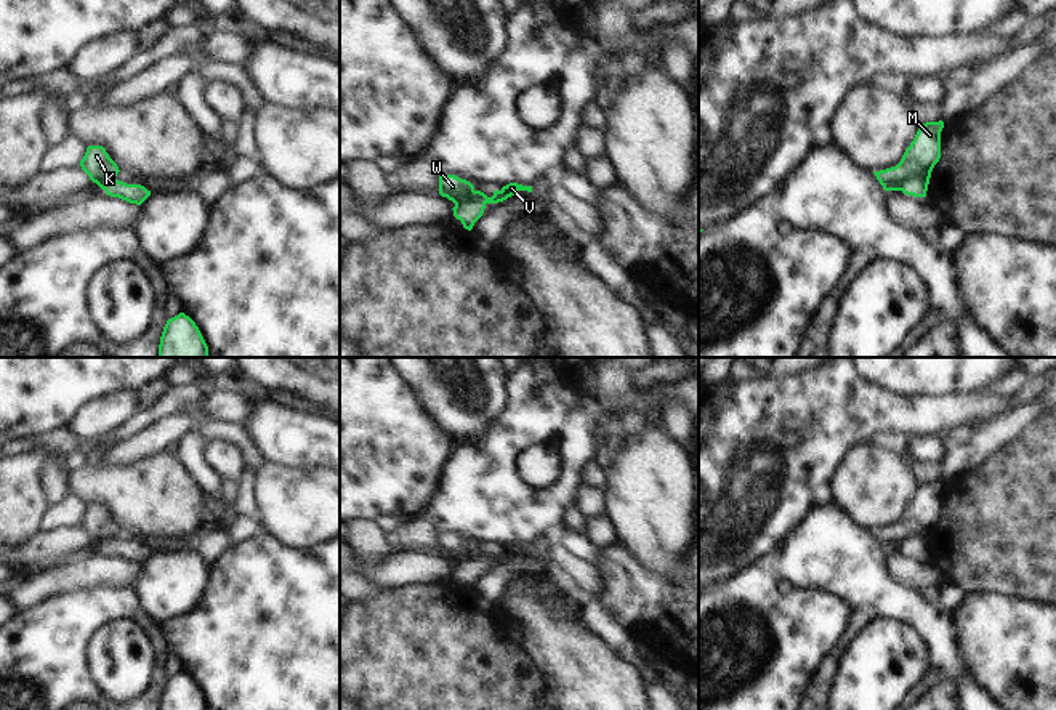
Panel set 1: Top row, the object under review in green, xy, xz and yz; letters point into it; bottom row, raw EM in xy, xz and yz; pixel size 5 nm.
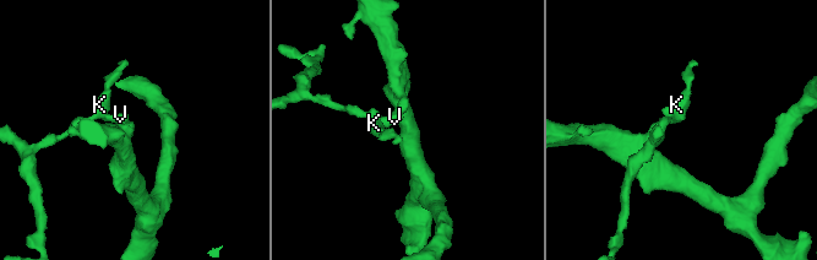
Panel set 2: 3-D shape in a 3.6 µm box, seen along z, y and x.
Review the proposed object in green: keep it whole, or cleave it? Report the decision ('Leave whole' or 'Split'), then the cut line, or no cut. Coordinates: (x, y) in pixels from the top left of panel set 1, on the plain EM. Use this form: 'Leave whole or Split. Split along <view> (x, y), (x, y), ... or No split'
Split. Split along yz (928, 537), (904, 540), (896, 548).

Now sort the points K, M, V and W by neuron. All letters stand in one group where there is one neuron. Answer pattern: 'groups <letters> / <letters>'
groups K M W / V

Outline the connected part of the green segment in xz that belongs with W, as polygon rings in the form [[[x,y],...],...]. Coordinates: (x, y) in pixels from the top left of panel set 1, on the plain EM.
[[[455,534],[439,535],[439,553],[455,563],[452,569],[457,579],[463,577],[465,563],[473,551],[474,545],[466,539],[461,539]]]

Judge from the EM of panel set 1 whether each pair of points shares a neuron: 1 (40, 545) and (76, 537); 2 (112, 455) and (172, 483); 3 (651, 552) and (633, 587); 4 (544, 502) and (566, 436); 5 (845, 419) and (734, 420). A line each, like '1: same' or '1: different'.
1: same
2: different
3: different
4: same
5: same

